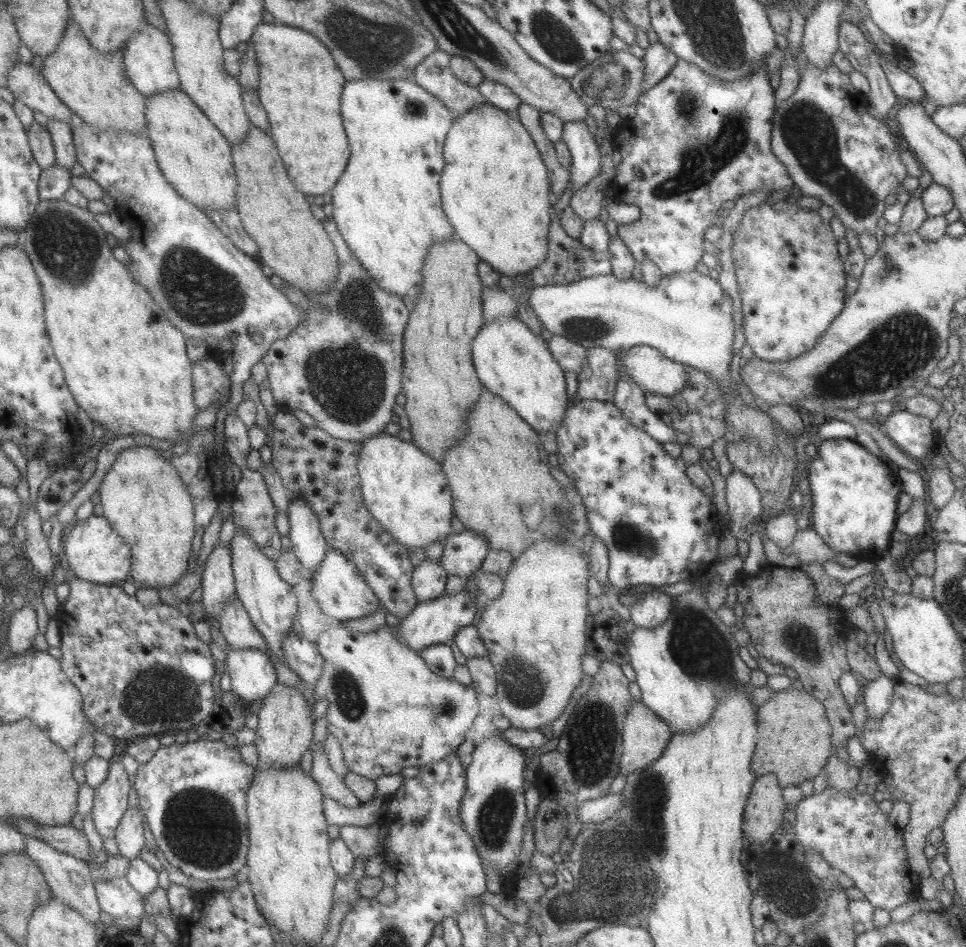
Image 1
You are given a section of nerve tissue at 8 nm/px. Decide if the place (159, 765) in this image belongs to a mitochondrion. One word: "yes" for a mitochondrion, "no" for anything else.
no

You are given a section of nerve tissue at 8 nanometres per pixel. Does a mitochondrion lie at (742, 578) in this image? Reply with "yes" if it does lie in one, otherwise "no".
no

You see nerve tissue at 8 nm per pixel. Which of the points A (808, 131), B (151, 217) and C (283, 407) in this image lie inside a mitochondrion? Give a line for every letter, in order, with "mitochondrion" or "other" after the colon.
A: mitochondrion
B: other
C: other

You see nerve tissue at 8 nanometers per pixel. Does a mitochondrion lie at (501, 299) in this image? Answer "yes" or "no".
no

